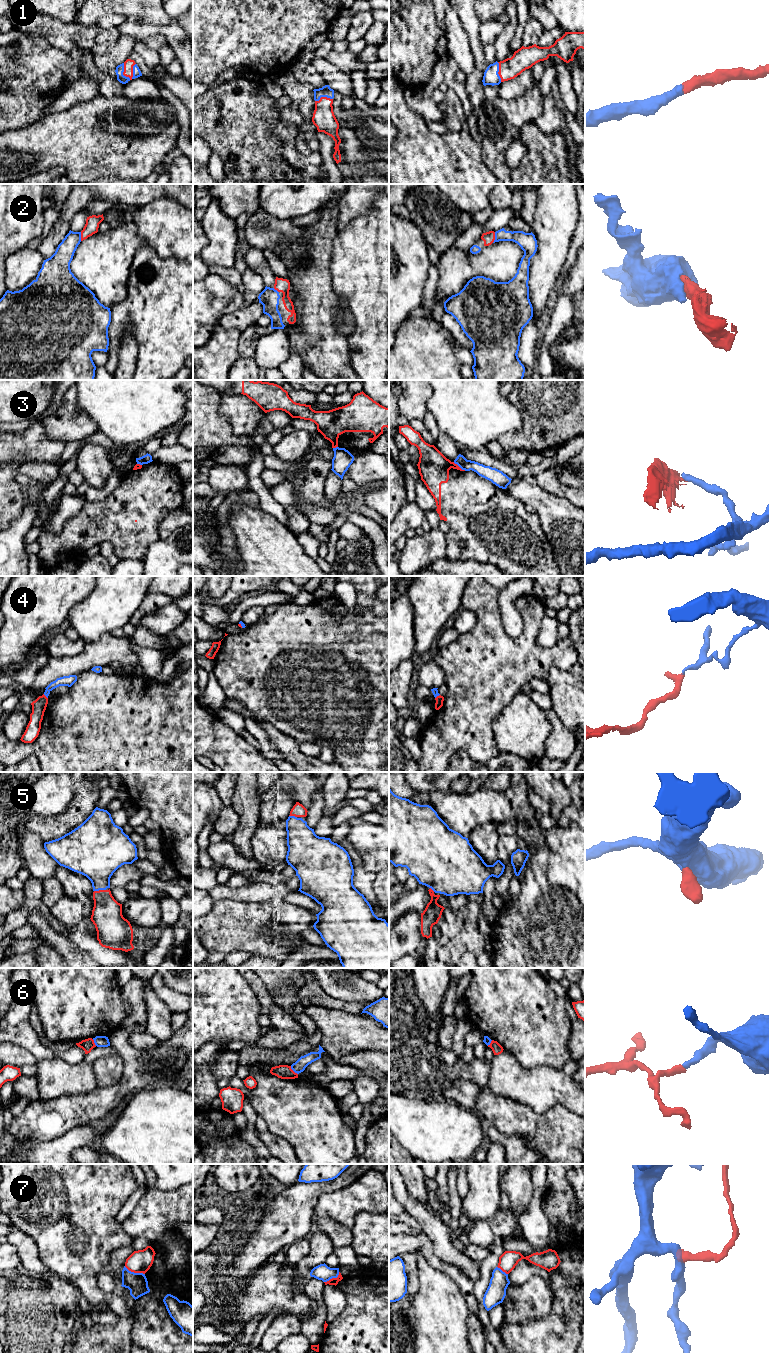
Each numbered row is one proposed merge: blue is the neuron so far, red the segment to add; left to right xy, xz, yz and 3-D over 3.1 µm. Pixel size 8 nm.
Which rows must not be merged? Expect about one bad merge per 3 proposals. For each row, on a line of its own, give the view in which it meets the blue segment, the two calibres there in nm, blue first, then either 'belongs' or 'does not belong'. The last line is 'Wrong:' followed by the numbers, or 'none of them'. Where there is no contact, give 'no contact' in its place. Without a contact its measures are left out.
1: contact in xy; calibres 70 and 80 nm; belongs
2: contact in yz; calibres 130 and 90 nm; belongs
3: contact in yz; calibres 110 and 240 nm; does not belong
4: contact in xy; calibres 80 and 110 nm; belongs
5: contact in xy; calibres 340 and 240 nm; belongs
6: contact in xz; calibres 100 and 110 nm; does not belong
7: contact in xy; calibres 170 and 180 nm; does not belong
Wrong: 3, 6, 7

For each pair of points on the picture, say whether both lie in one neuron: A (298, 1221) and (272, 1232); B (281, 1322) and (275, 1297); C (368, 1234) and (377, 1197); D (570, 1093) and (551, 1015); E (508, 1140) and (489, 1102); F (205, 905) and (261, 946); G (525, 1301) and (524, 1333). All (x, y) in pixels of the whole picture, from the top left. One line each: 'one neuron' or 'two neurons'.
A: one neuron
B: two neurons
C: two neurons
D: two neurons
E: two neurons
F: two neurons
G: two neurons

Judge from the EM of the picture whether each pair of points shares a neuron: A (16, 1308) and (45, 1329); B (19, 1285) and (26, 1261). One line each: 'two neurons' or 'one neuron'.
A: one neuron
B: two neurons

